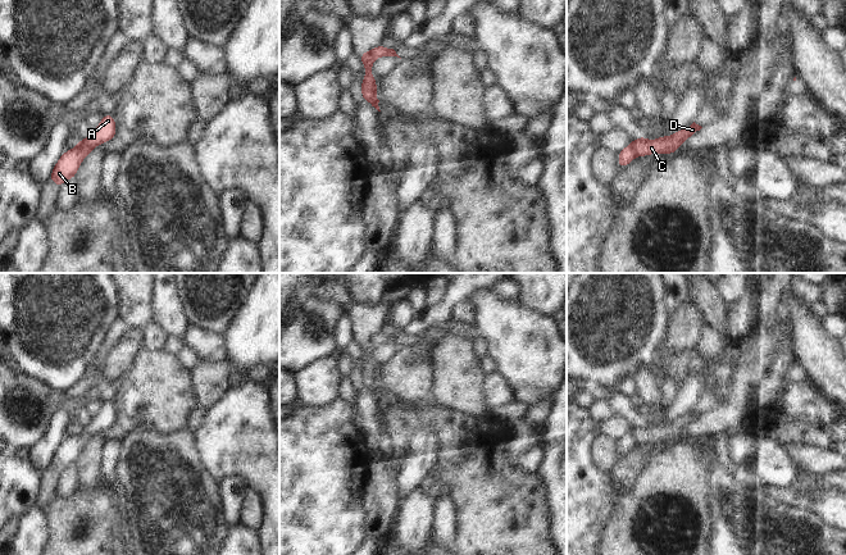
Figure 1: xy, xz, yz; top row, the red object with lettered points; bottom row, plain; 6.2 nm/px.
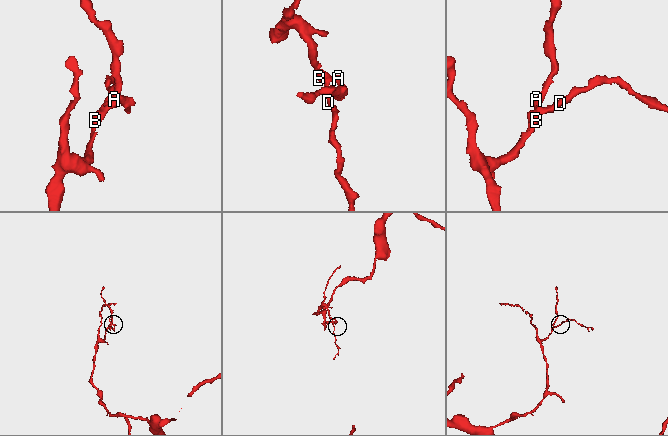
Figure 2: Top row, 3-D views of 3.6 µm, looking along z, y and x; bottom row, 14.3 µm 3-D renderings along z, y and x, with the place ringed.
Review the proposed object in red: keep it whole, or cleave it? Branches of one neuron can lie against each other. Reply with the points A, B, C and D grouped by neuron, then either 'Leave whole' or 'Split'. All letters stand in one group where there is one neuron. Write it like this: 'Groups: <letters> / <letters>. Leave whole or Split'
Groups: A B / C D. Split.

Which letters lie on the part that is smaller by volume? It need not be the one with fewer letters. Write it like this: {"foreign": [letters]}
{"foreign": ["C", "D"]}

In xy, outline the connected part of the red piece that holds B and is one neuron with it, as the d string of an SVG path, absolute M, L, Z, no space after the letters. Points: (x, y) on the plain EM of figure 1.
M113 401L103 402L99 413L82 427L82 435L79 437L70 435L60 442L49 467L60 474L65 468L74 465L83 446L99 432L113 427L115 420L117 410Z

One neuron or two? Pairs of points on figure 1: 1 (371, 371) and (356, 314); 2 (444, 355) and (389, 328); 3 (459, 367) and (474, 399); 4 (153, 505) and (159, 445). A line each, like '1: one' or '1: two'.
1: one
2: one
3: one
4: one

